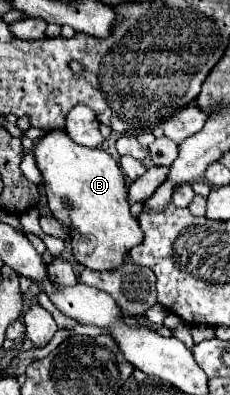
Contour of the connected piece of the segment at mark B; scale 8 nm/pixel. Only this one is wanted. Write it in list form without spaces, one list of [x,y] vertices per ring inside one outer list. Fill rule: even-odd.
[[[52,129],[48,131],[40,141],[34,143],[32,149],[34,157],[36,157],[36,167],[40,169],[42,177],[44,177],[44,189],[46,189],[46,197],[48,197],[48,207],[52,211],[52,215],[68,225],[68,229],[72,231],[72,253],[76,257],[78,263],[82,263],[88,269],[96,269],[96,271],[106,271],[106,269],[114,269],[118,265],[124,263],[124,255],[142,241],[142,231],[138,225],[138,219],[132,217],[130,213],[130,205],[126,201],[126,181],[124,175],[116,163],[116,159],[112,155],[108,155],[102,149],[88,149],[82,147],[78,143],[74,143],[62,129]]]

